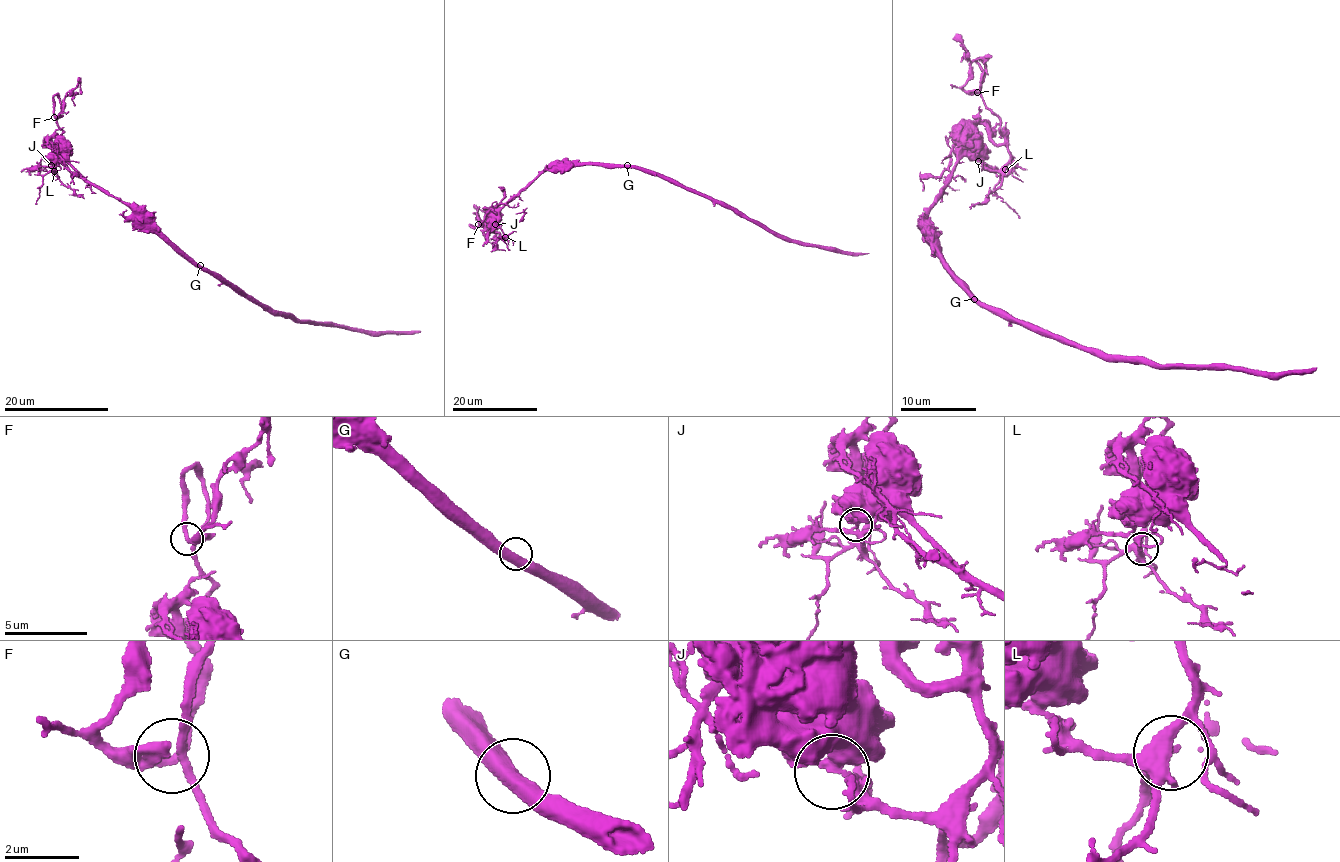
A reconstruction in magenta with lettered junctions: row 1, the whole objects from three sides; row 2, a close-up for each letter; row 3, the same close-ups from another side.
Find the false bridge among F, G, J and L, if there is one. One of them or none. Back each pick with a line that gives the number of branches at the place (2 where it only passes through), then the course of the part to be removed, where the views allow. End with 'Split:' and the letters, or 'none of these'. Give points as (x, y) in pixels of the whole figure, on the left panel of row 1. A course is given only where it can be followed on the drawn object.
J: Branches: 3. Course of the part to remove: (51, 165), (53, 171), (57, 155), (49, 139), (47, 141), (53, 151), (70, 172), (90, 185), (96, 193)
Split: J

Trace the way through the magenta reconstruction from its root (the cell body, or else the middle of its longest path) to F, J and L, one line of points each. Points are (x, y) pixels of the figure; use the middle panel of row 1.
F: (628, 167), (549, 167), (498, 213), (496, 225), (504, 239), (497, 237), (497, 232), (491, 228), (478, 224)
J: (628, 167), (549, 167), (501, 209), (495, 224)
L: (628, 167), (549, 167), (498, 213), (496, 225), (505, 237)

